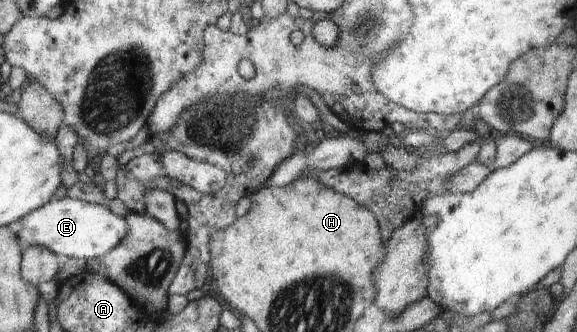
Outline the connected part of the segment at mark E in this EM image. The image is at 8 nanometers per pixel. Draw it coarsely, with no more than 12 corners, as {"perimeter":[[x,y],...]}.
{"perimeter":[[52,198],[21,218],[21,246],[89,261],[127,239],[106,205]]}

